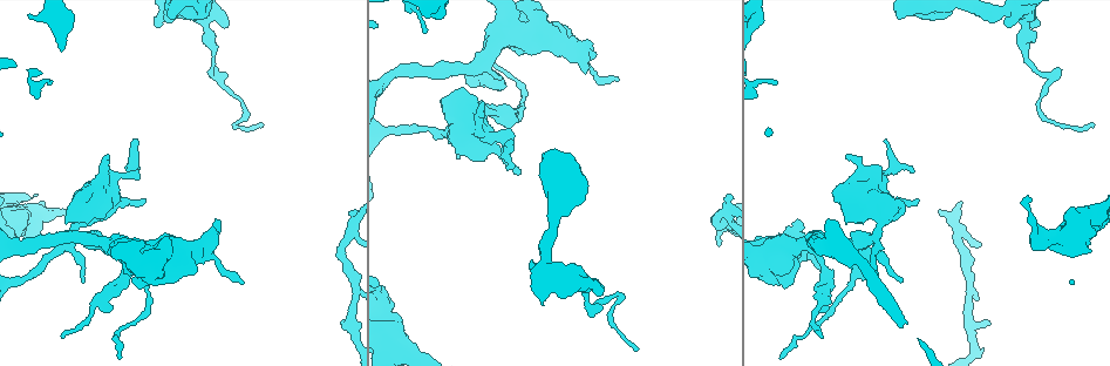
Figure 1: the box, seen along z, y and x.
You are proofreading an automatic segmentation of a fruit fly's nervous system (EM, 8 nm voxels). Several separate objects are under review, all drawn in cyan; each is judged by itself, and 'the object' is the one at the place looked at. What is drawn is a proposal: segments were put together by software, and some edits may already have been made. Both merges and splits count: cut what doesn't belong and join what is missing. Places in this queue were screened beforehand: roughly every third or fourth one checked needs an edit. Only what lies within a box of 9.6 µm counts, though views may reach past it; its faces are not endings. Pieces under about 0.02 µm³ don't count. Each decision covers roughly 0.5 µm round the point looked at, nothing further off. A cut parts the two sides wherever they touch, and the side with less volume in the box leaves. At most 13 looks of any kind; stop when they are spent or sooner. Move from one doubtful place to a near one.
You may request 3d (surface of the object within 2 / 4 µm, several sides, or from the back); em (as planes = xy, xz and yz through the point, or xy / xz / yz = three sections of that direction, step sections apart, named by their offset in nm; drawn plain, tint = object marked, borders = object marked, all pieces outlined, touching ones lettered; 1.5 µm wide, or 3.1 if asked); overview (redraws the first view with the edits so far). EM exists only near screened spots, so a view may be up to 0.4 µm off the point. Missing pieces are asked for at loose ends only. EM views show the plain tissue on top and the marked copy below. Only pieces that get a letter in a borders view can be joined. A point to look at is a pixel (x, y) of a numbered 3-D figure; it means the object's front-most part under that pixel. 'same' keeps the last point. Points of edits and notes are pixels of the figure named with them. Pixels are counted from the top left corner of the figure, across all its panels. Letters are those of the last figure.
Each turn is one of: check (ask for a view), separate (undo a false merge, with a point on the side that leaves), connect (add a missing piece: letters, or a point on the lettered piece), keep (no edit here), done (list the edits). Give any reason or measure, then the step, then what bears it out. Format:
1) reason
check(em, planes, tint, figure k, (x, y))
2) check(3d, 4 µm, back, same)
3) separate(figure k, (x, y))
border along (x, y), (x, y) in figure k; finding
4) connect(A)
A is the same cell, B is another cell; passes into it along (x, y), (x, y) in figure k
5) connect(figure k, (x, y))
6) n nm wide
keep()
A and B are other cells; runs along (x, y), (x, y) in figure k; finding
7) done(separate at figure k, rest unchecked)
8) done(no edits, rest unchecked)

calibre changes
check(em, planes, borders, figure 1, (761, 271))

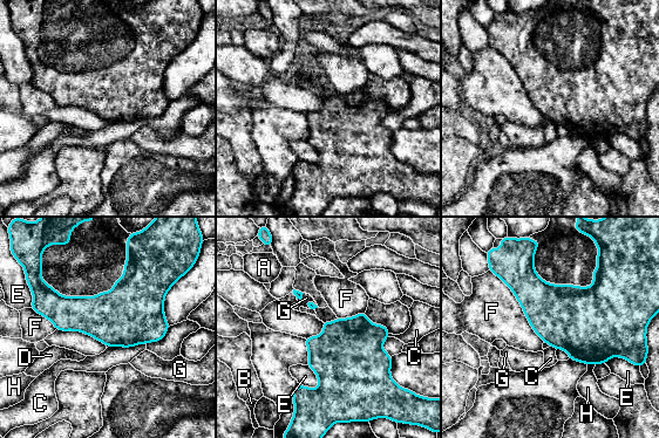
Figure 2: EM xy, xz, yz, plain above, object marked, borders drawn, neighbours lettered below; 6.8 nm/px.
keep()
A, B, C, D, E, F, G and H are other cells; border along (490, 272), (544, 341) in figure 2; continuous, no second neuron

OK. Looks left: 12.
sharp bend
check(em, xy, step 8, tint, figure 1, (444, 134))

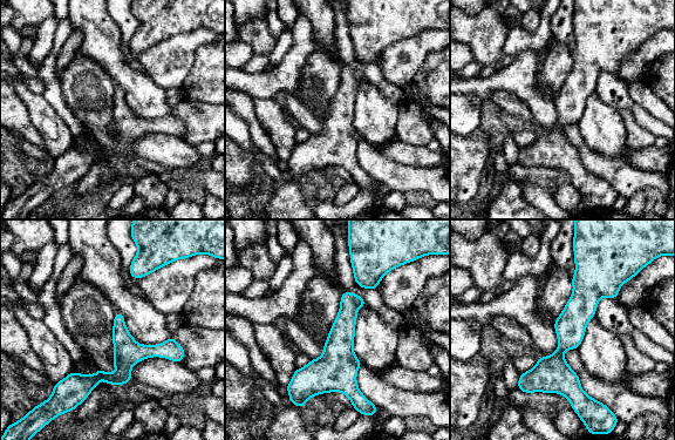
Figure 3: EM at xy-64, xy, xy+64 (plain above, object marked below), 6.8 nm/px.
check(em, yz, step 8, borders, same)

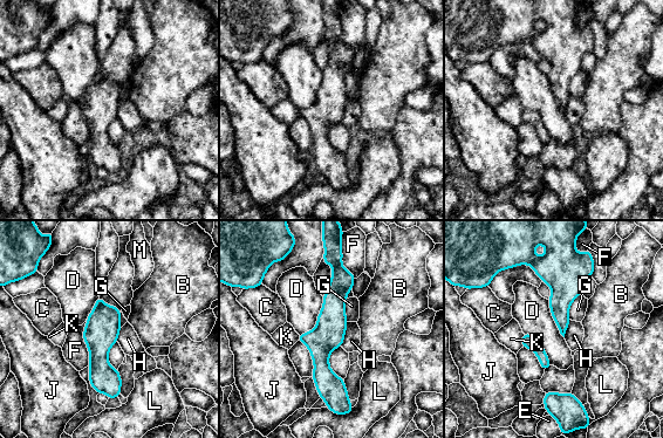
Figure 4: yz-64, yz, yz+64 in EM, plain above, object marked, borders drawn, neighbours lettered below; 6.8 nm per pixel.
200 nm wide
keep()
B, C, D, E, F, G, H, J, K, L and M are other cells; border along (88, 319), (83, 341), (89, 365) in figure 4; continuous, no second neuron

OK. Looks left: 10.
check(3d, 4 µm, figure 1, (350, 237))

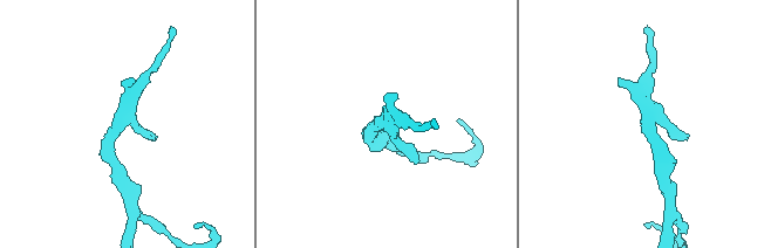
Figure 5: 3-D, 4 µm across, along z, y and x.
3 arms
check(em, xz, step 8, tint, figure 5, (122, 121))

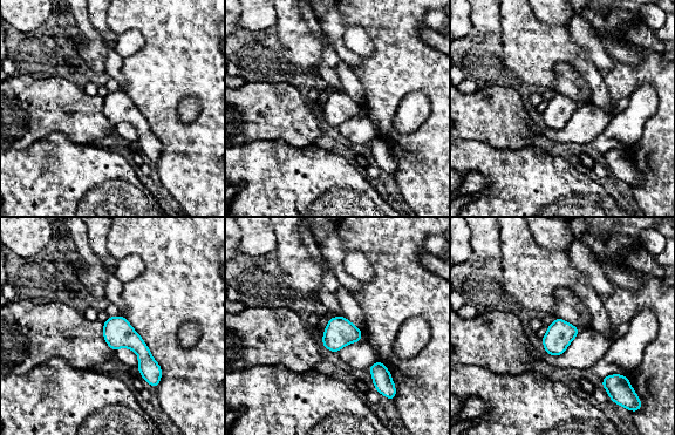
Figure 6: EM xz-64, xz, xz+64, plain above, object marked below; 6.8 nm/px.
check(em, planes, borders, same)

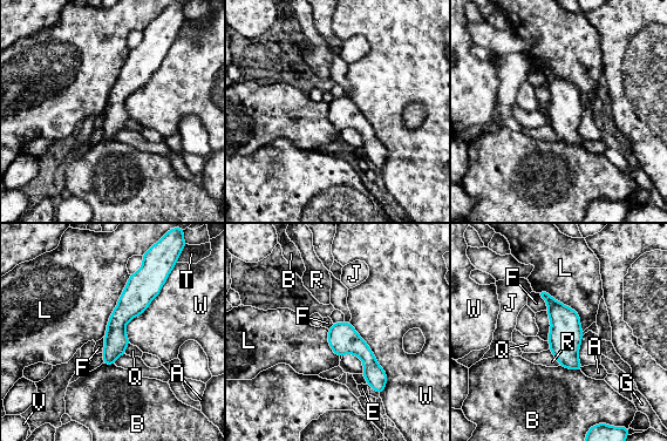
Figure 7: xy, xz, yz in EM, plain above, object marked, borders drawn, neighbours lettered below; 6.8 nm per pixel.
W touches over 600 nm
keep()
A, B, E, F, G, J, L, Q, R, T, V and W are other cells; all the same neuron

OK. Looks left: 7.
an open end
check(3d, 4 µm, back, figure 1, (990, 324))

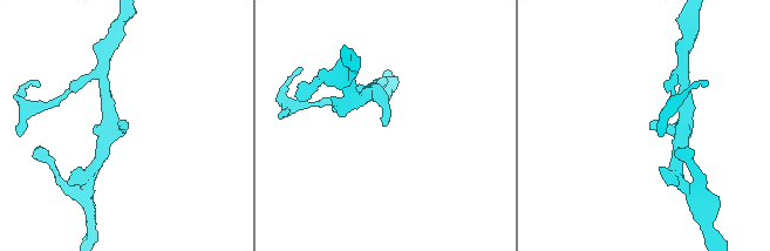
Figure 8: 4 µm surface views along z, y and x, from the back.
now the EM
check(em, planes, borders, figure 8, (383, 125))

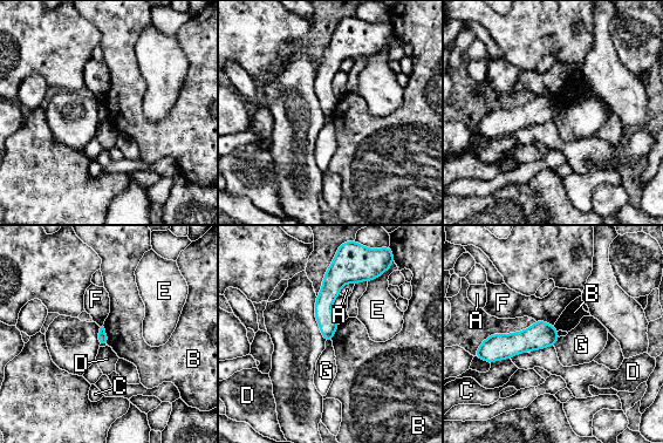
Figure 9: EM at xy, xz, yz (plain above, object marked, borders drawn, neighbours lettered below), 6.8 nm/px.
keep()
A, B, C, D, E, F and G are other cells; runs along (336, 267), (326, 298), (328, 338) in figure 9; no lettered piece goes on from it

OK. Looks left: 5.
free end
check(em, planes, borders, figure 1, (259, 126))

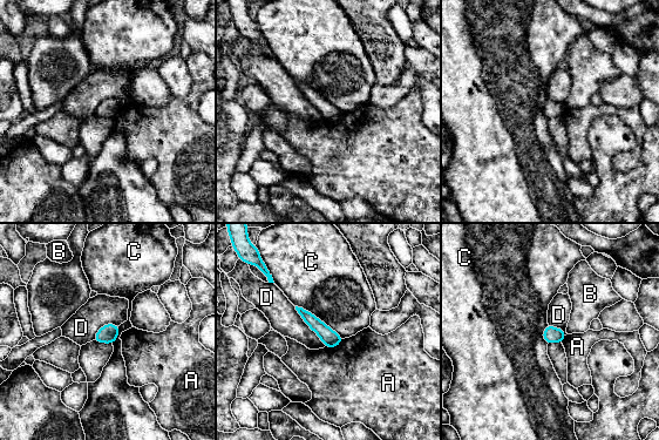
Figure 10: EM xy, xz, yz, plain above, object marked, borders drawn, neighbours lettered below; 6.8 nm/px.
keep()
A, B, C and D are other cells; none of them fits

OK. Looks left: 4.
done(no edits, rest unchecked)

